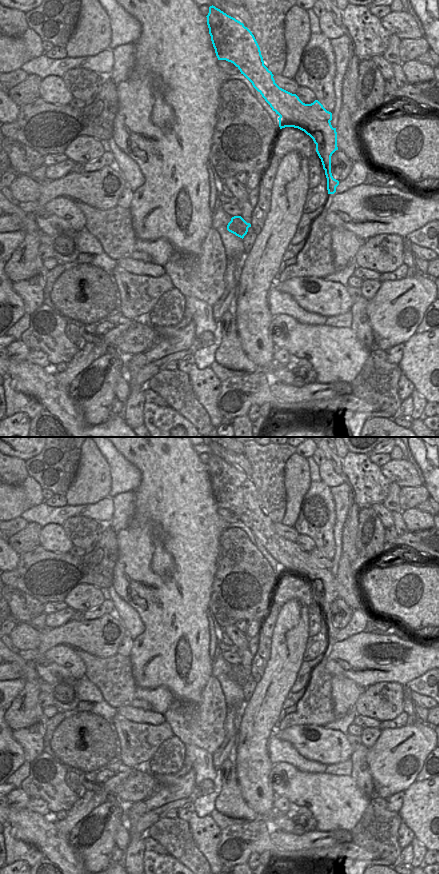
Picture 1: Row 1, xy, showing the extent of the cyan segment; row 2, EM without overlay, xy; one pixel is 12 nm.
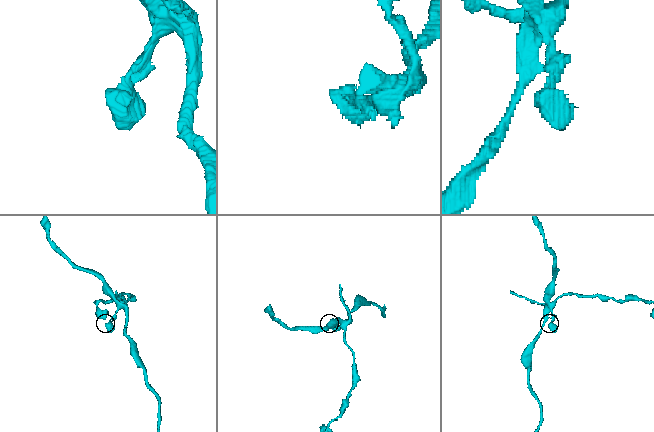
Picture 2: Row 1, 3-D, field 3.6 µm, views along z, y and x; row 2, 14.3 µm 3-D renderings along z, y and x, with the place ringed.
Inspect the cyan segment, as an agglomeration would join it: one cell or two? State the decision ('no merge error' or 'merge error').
merge error

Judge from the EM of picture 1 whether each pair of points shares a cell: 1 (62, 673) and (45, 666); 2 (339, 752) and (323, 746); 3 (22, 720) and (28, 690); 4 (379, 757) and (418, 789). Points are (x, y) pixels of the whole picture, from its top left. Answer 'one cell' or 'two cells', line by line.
1: one cell
2: one cell
3: one cell
4: two cells

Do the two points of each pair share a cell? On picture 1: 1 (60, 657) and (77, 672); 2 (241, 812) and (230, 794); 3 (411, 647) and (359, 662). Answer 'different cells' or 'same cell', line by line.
1: same cell
2: same cell
3: same cell

